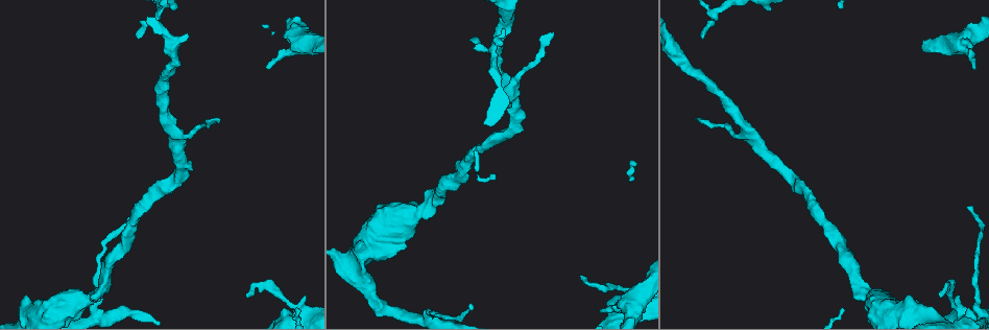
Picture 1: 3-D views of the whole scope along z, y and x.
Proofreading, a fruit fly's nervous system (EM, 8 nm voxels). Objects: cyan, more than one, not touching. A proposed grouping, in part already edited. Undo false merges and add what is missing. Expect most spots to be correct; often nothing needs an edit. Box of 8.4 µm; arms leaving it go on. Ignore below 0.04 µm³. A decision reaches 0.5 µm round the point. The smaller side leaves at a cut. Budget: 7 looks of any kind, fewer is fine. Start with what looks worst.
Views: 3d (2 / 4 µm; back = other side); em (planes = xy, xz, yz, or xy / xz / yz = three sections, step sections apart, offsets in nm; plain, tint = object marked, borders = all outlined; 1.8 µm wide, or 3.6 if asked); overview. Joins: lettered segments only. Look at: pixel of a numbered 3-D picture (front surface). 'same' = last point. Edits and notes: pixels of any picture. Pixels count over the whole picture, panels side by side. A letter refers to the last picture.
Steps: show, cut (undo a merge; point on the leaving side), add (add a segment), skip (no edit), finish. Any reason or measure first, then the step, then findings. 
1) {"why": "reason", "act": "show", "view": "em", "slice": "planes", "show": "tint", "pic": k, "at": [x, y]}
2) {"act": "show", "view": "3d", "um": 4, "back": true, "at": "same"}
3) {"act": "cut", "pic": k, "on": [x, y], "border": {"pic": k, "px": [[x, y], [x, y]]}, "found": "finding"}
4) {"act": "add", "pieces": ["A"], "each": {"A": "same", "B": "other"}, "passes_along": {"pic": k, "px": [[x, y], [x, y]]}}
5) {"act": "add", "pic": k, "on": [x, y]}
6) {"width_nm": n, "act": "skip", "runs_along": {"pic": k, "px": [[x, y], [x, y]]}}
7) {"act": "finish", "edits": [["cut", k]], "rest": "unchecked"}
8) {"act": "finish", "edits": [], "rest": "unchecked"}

{"why": "free end", "act": "show", "view": "3d", "um": 4, "pic": 1, "at": [245, 294]}

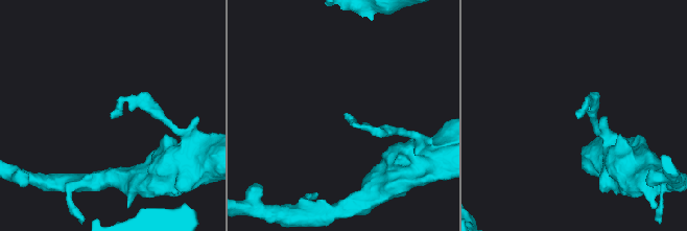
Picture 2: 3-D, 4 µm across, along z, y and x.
{"why": "shape alone is not enough", "act": "show", "view": "em", "slice": "planes", "show": "borders", "pic": 2, "at": [345, 113]}

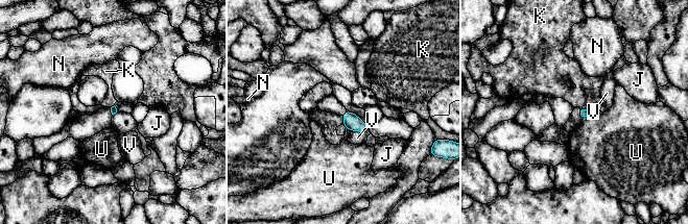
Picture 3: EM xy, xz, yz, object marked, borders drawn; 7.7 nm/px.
{"act": "skip", "each": {"J": "other", "K": "other", "N": "other", "U": "other", "V": "other"}, "border": {"pic": 3, "px": [[578, 106], [582, 107]]}, "found": "no lettered segment goes on from it"}

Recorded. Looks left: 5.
{"why": "branch point", "act": "show", "view": "em", "slice": "planes", "show": "plain", "pic": 1, "at": [960, 42]}

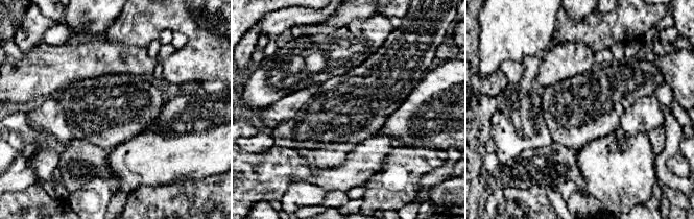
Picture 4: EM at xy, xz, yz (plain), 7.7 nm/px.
{"act": "show", "view": "em", "slice": "planes", "show": "tint", "at": "same"}

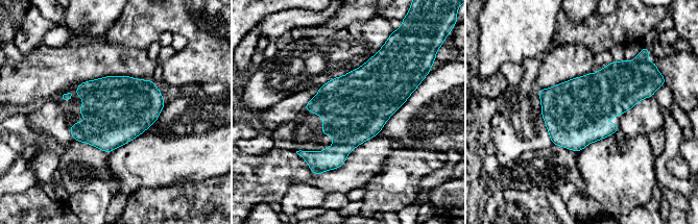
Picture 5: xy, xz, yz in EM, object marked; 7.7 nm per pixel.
{"act": "show", "view": "em", "slice": "planes", "show": "borders", "at": "same"}

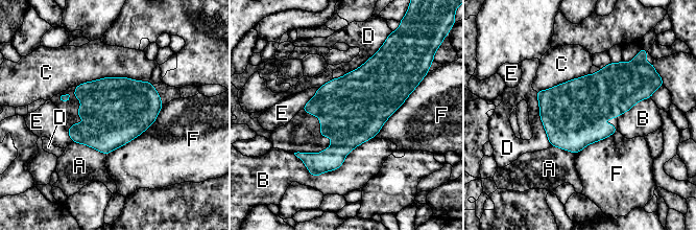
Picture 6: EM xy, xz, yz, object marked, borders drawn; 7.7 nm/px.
{"width_nm": 500, "act": "skip", "each": {"A": "other", "B": "other", "C": "other", "D": "other", "E": "other", "F": "other"}, "border": {"pic": 6, "px": [[163, 105], [146, 129], [106, 155]]}, "found": "continuous, no second neuron"}

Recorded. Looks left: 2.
{"act": "finish", "edits": [], "rest": "unchecked"}

